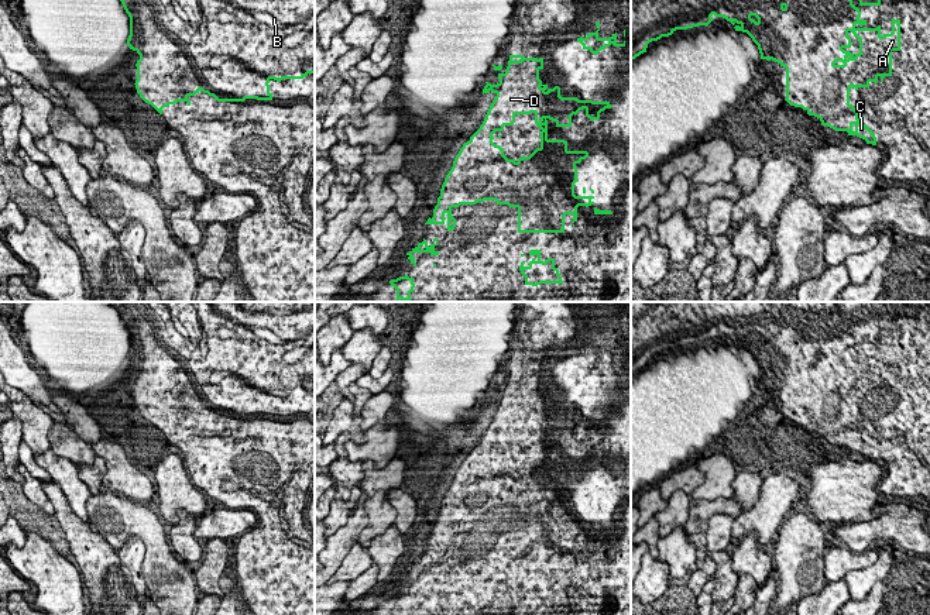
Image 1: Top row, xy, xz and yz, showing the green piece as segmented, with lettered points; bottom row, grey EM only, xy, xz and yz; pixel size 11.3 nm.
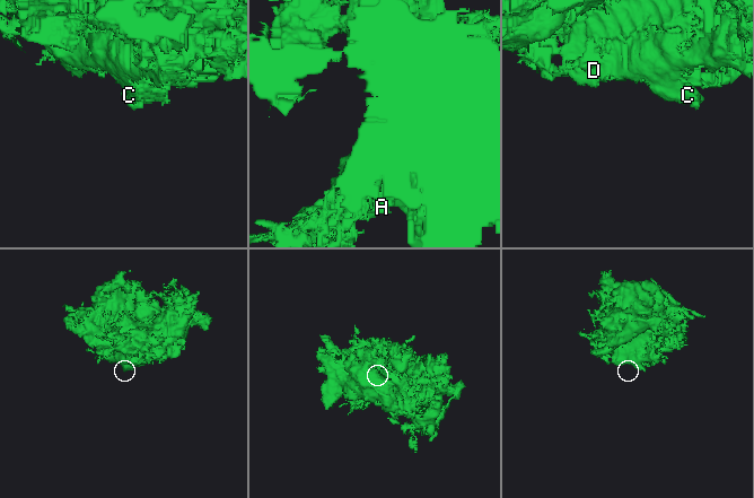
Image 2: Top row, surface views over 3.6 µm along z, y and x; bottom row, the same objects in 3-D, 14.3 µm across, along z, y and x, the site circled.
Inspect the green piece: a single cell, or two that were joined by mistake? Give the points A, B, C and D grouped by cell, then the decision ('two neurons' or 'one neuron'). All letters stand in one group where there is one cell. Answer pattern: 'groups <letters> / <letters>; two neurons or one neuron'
groups A B D / C; two neurons

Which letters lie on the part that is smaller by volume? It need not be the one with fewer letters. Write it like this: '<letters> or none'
C

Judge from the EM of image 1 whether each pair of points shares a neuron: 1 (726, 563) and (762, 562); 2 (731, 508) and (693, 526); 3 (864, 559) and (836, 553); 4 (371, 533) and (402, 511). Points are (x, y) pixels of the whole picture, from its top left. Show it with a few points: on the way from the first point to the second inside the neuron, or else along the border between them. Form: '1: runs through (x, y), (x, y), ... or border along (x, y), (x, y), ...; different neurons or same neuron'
1: border along (730, 553), (733, 570), (738, 577); different neurons
2: runs through (721, 508), (711, 508), (703, 516); same neuron
3: runs through (857, 559), (843, 559); same neuron
4: border along (385, 497), (395, 511), (393, 525); different neurons

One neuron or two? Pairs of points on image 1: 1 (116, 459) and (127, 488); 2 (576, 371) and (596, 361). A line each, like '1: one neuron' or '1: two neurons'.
1: one neuron
2: one neuron

